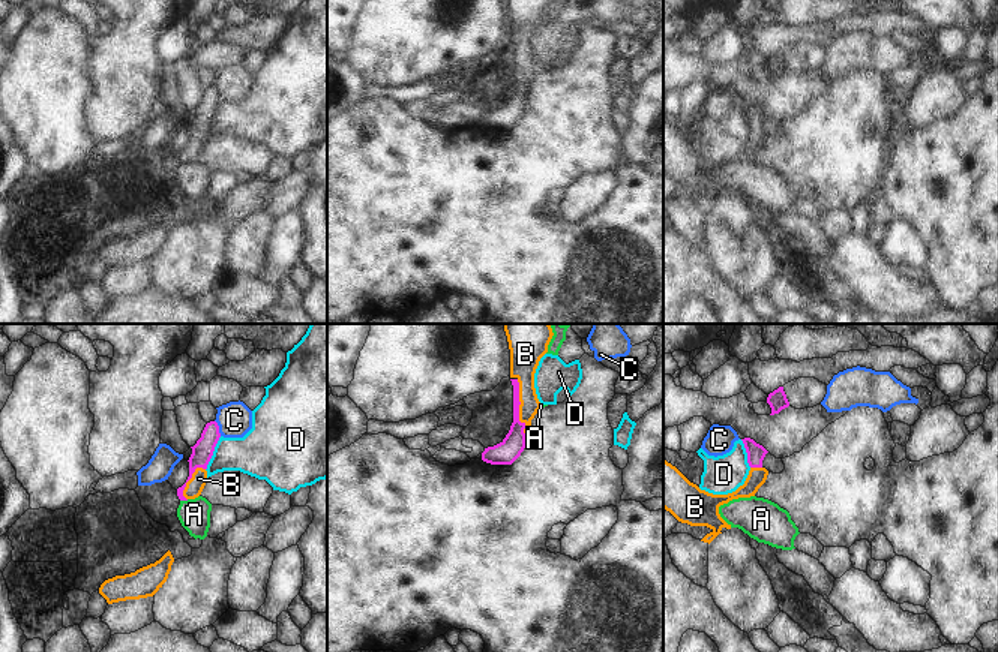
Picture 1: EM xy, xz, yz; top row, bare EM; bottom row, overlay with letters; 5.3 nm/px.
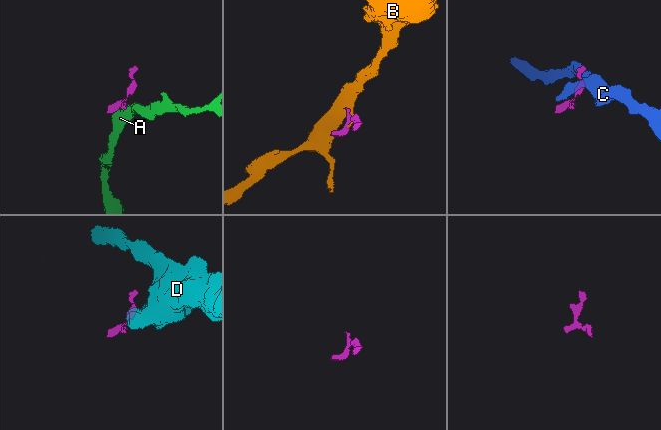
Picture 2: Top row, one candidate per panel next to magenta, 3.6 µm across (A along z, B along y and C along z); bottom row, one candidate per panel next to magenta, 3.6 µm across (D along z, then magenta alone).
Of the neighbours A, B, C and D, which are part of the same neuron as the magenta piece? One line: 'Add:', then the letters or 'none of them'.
Add: B.

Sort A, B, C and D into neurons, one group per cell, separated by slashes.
A / B / C / D

